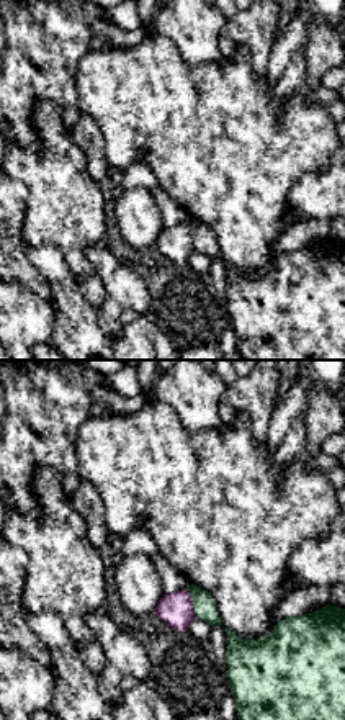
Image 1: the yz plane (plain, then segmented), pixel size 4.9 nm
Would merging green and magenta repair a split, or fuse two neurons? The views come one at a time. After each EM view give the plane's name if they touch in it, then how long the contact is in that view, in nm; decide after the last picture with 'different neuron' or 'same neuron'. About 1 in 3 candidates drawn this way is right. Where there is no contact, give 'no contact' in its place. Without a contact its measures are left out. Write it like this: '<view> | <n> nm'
yz | 140 nm

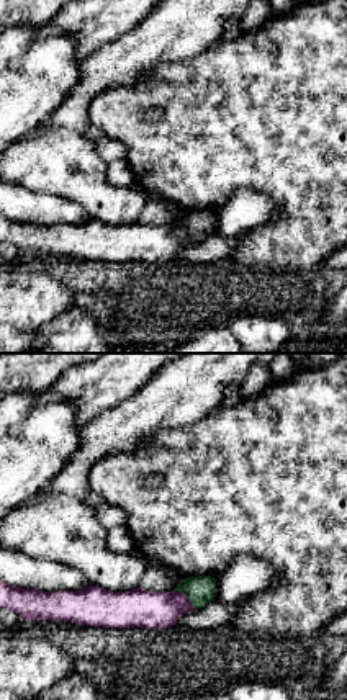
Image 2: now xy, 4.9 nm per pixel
xy | 160 nm

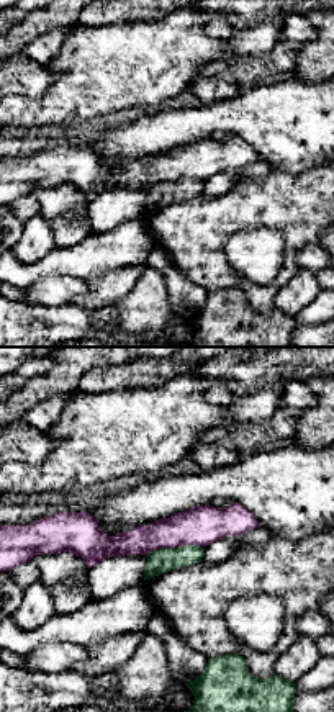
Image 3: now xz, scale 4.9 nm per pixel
xz | 280 nm

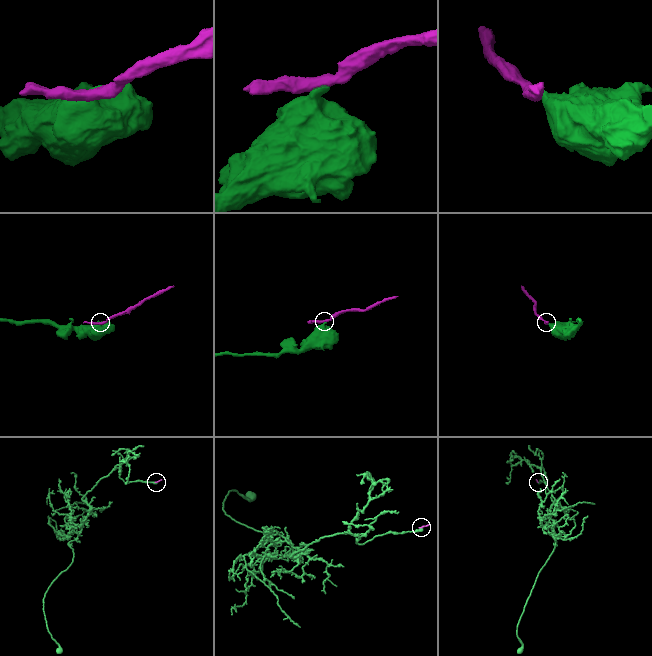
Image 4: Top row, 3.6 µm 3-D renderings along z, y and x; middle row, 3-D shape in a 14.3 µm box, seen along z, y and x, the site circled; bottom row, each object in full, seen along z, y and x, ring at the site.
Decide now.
different neuron

